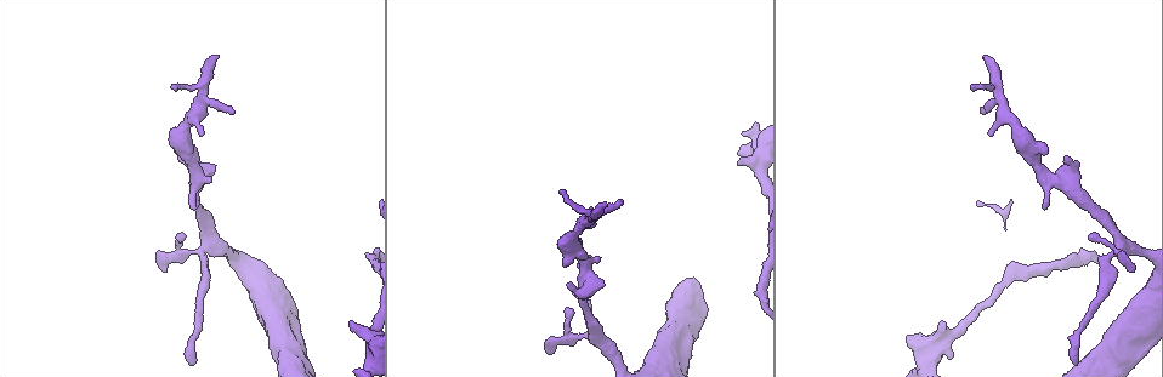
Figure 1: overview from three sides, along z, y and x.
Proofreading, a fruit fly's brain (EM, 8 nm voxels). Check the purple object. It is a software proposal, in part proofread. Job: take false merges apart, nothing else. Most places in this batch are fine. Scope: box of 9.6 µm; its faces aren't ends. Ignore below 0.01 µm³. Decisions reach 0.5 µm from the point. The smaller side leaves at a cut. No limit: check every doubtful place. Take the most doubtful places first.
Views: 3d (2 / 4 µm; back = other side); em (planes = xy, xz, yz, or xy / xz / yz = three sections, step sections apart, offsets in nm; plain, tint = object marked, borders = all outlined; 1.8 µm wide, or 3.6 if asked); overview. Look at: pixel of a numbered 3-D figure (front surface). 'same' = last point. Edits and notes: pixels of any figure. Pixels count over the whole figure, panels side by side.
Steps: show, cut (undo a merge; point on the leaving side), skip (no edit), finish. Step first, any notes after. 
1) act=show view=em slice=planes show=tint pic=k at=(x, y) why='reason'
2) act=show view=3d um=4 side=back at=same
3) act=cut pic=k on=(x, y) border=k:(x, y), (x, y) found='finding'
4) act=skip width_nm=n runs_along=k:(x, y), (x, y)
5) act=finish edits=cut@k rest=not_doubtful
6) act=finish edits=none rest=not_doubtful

act=show view=3d um=4 pic=1 at=(569, 338) why='sharp bend'

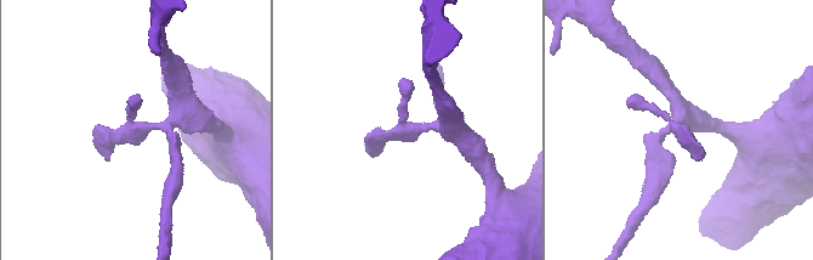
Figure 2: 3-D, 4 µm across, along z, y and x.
act=show view=em slice=xz step=4 show=tint pic=2 at=(132, 122) why='shape alone is not enough'

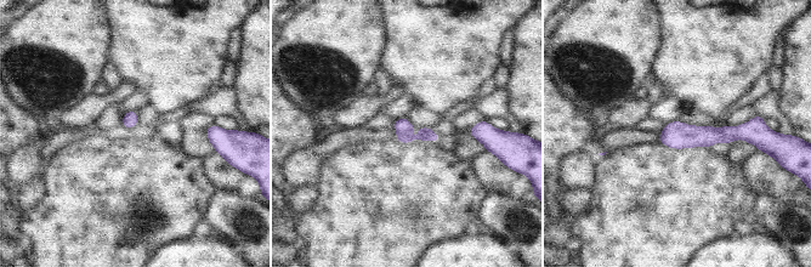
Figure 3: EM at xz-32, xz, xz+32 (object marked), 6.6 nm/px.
act=show view=em slice=planes show=tint at=same why='another direction'

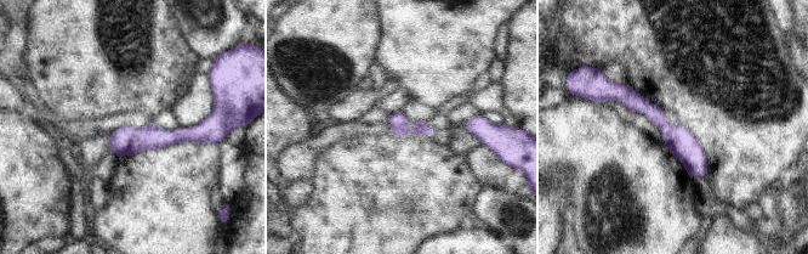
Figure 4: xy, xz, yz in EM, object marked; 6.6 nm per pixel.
act=skip runs_along=4:(612, 89), (644, 106), (704, 173) found='continuous, no second neuron'

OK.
act=show view=3d um=4 pic=1 at=(1121, 243) why='four arms meet'

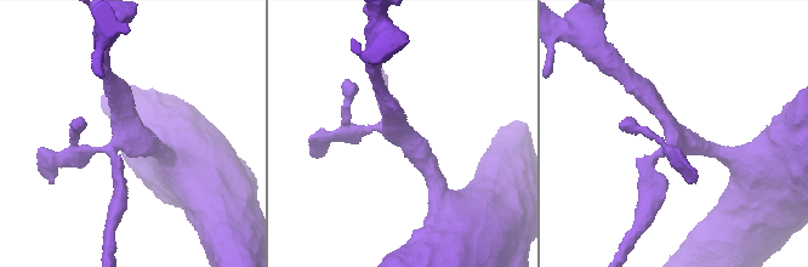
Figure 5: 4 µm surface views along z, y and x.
act=show view=em slice=xz step=4 show=tint pic=5 at=(132, 137) why='shape alone is not enough'

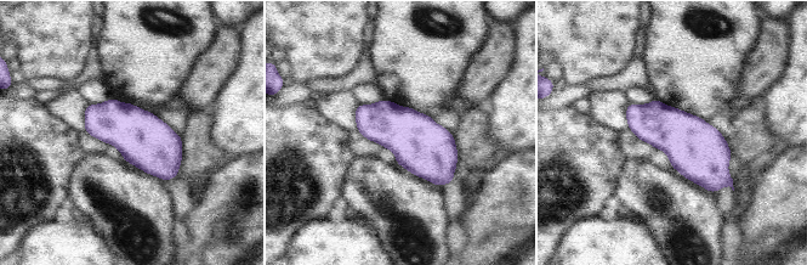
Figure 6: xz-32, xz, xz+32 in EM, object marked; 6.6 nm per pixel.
act=show view=em slice=planes show=tint at=same

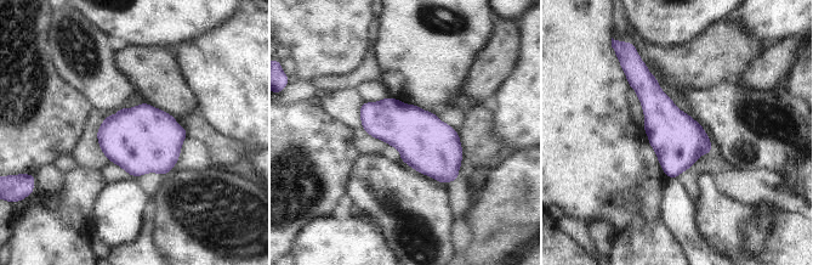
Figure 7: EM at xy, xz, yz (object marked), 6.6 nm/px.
act=skip found='all the same neuron'

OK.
act=show view=3d um=2 pic=1 at=(584, 284) why='two arms in line, one across'

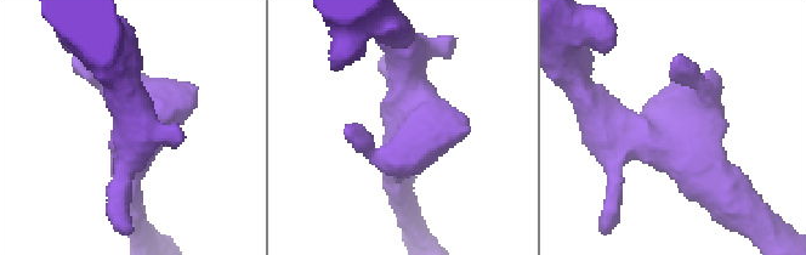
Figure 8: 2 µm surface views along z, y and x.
act=show view=em slice=planes show=plain pic=8 at=(131, 153) why='need the tissue'

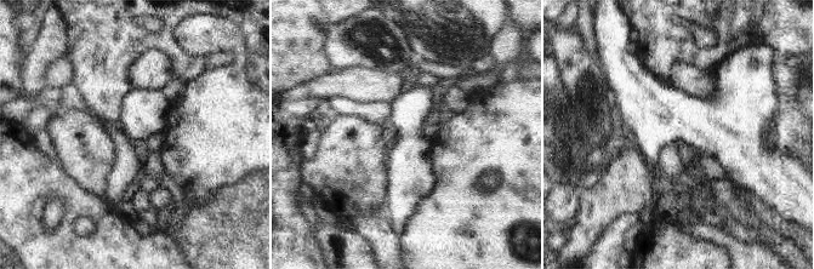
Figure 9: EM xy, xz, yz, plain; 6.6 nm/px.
act=show view=em slice=planes show=tint at=same

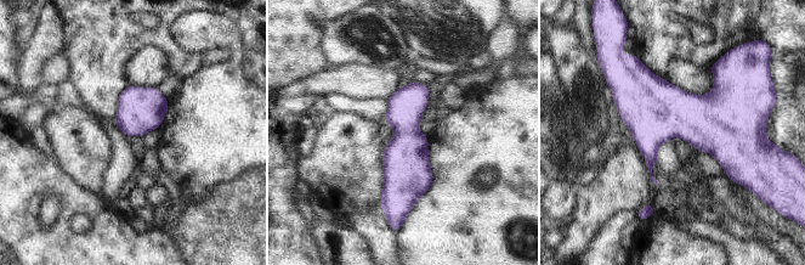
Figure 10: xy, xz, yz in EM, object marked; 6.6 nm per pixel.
act=skip width_nm=280 found='all the same neuron'

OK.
act=finish edits=none rest=not_doubtful

